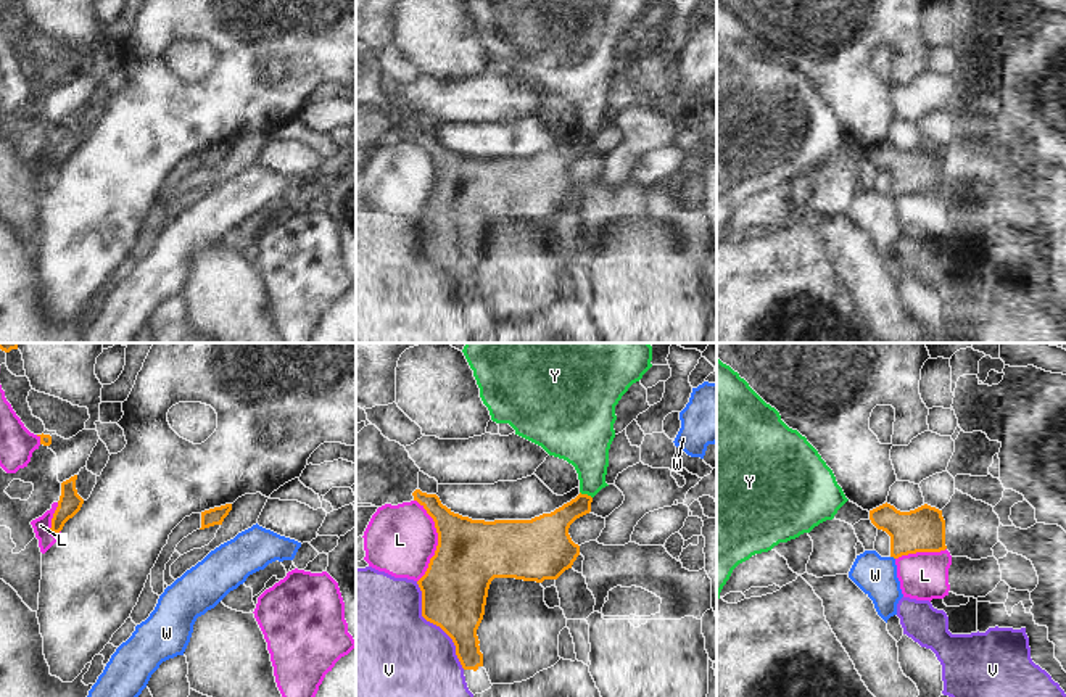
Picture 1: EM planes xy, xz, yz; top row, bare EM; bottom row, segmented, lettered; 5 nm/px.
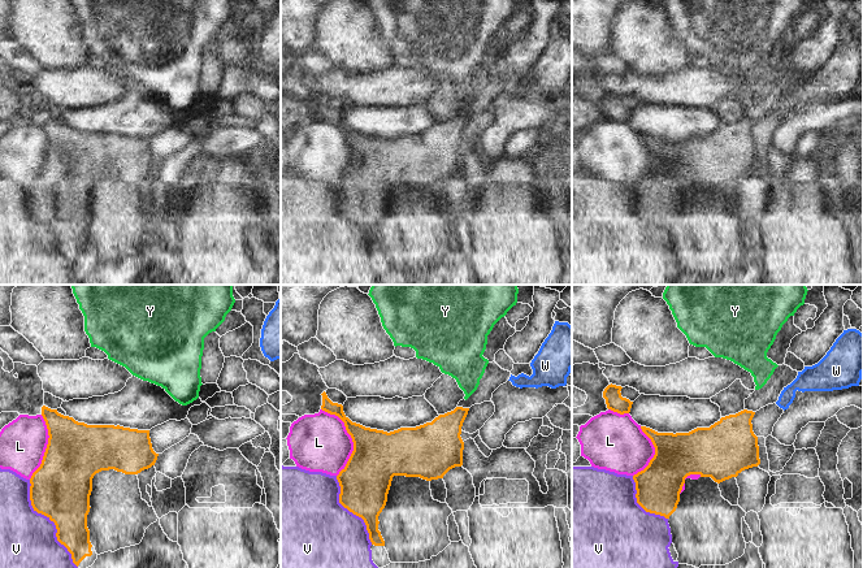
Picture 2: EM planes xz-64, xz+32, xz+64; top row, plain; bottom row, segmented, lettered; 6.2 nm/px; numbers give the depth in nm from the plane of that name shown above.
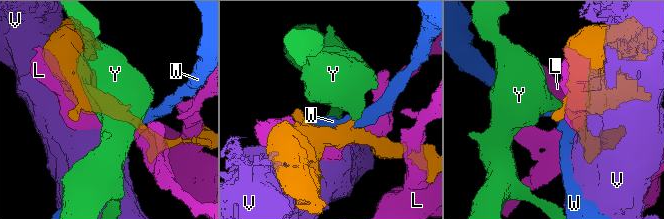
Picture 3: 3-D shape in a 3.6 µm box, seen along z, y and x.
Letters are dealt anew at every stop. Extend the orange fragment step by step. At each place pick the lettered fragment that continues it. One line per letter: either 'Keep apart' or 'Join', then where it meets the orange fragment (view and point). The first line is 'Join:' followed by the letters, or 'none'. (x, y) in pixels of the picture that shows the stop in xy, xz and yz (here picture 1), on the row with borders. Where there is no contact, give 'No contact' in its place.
Join: none
L: Keep apart. Touches orange at xz (438, 541)
V: Keep apart. Touches orange at xz (435, 623)
W: Keep apart. Touches orange at yz (892, 556)
Y: Keep apart. Touches orange at xz (586, 494).

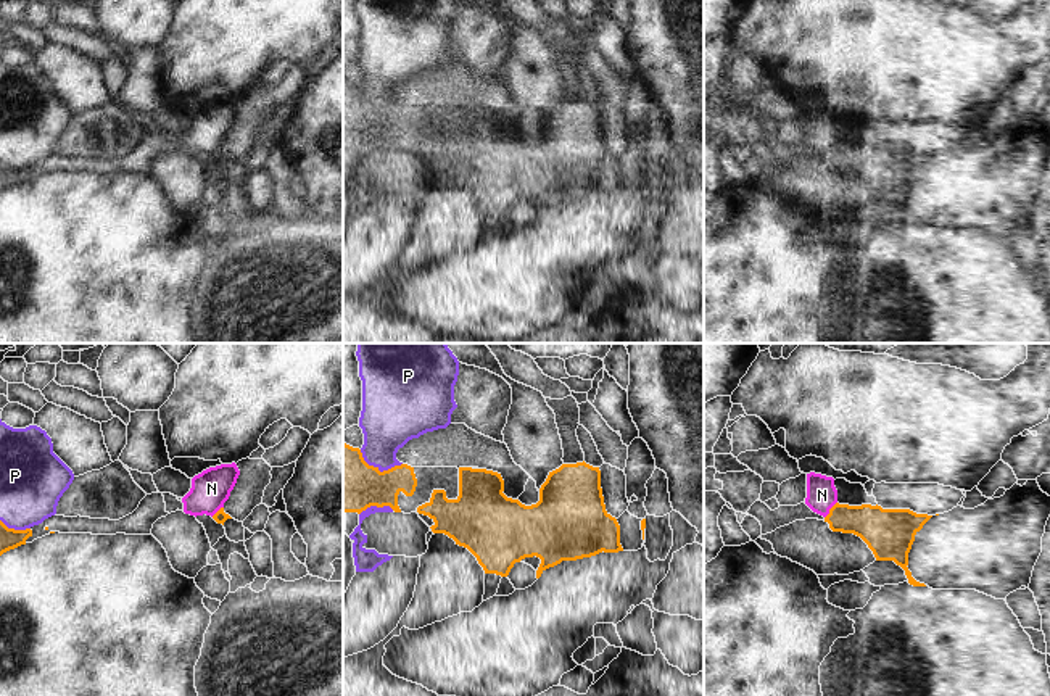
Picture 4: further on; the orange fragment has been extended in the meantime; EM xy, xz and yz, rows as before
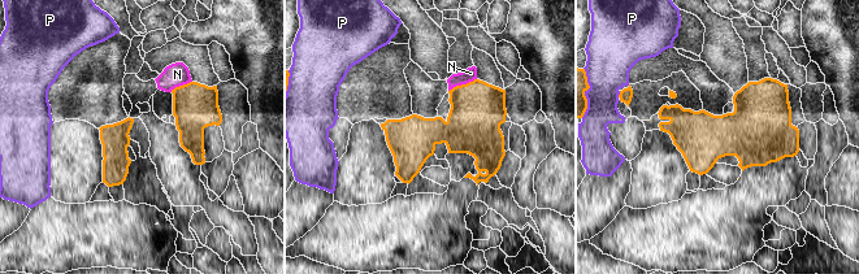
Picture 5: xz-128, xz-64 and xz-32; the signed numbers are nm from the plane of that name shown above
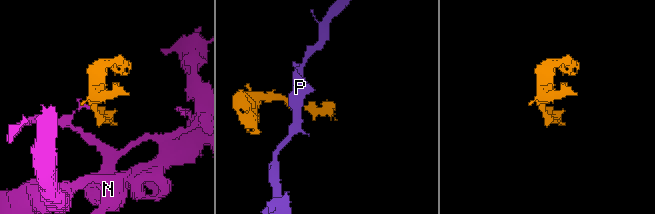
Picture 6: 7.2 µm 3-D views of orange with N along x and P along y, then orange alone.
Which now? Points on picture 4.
Join: none
N: Keep apart. Touches orange at yz (830, 509)
P: Keep apart. Touches orange at xz (377, 469).

